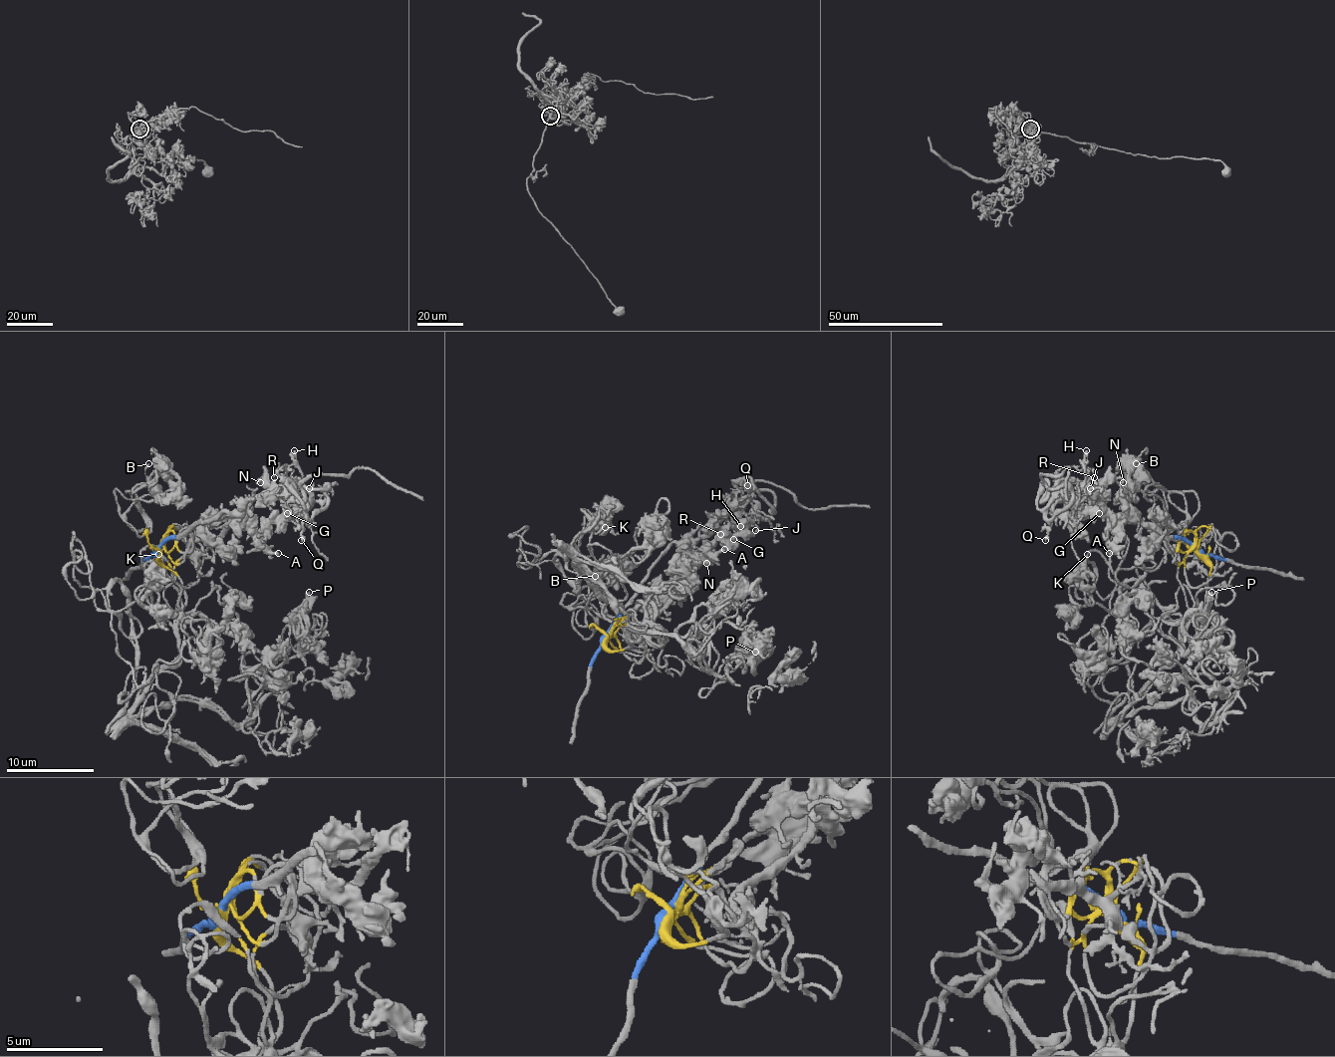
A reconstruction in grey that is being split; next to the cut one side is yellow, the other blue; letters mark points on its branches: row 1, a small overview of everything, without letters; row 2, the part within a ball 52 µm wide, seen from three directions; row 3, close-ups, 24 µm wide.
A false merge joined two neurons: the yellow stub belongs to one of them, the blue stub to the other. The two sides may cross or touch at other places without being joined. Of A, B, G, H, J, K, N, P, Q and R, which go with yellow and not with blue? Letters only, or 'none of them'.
B, K, P

